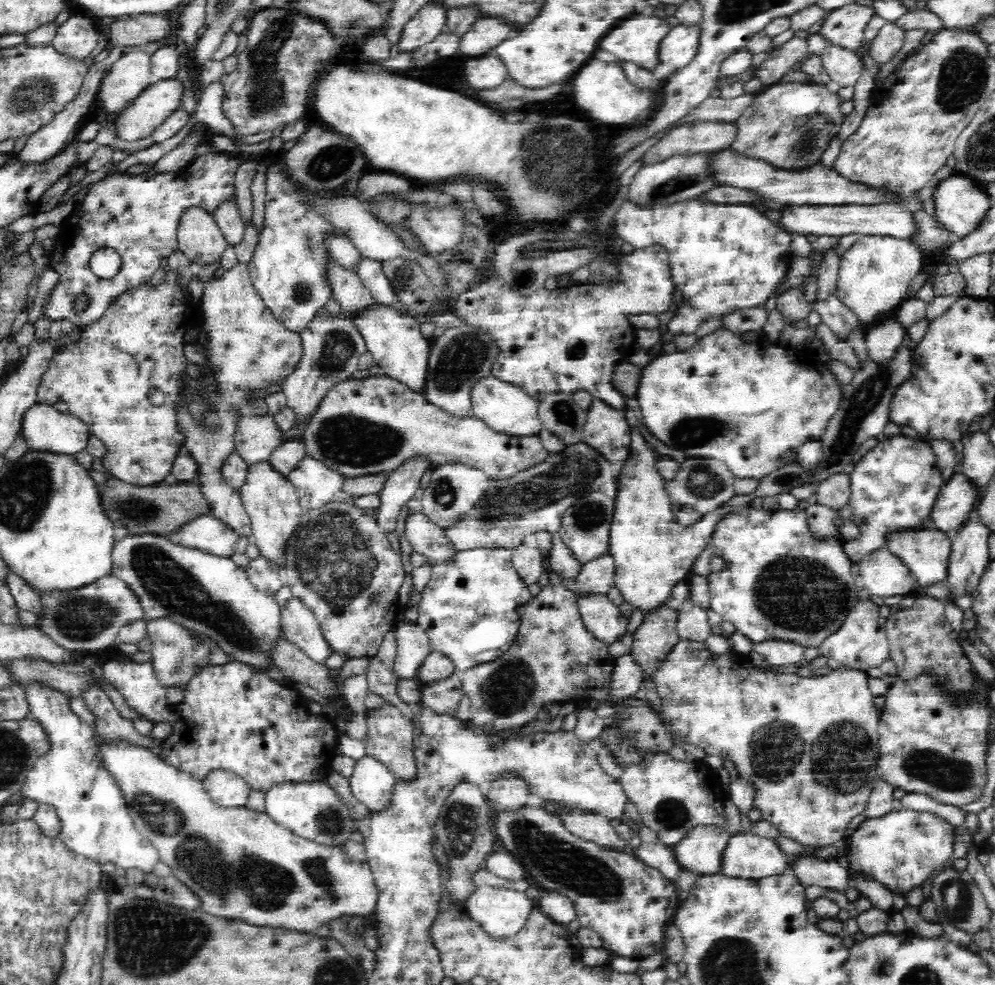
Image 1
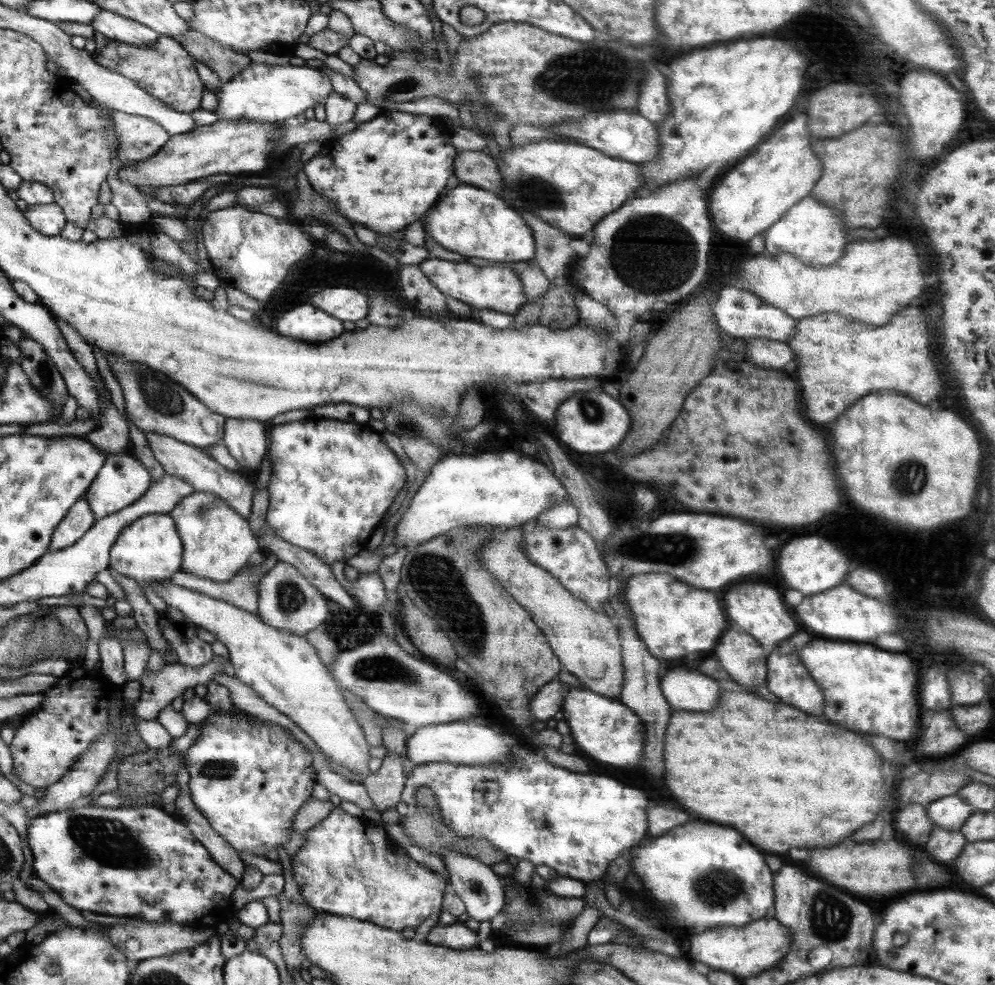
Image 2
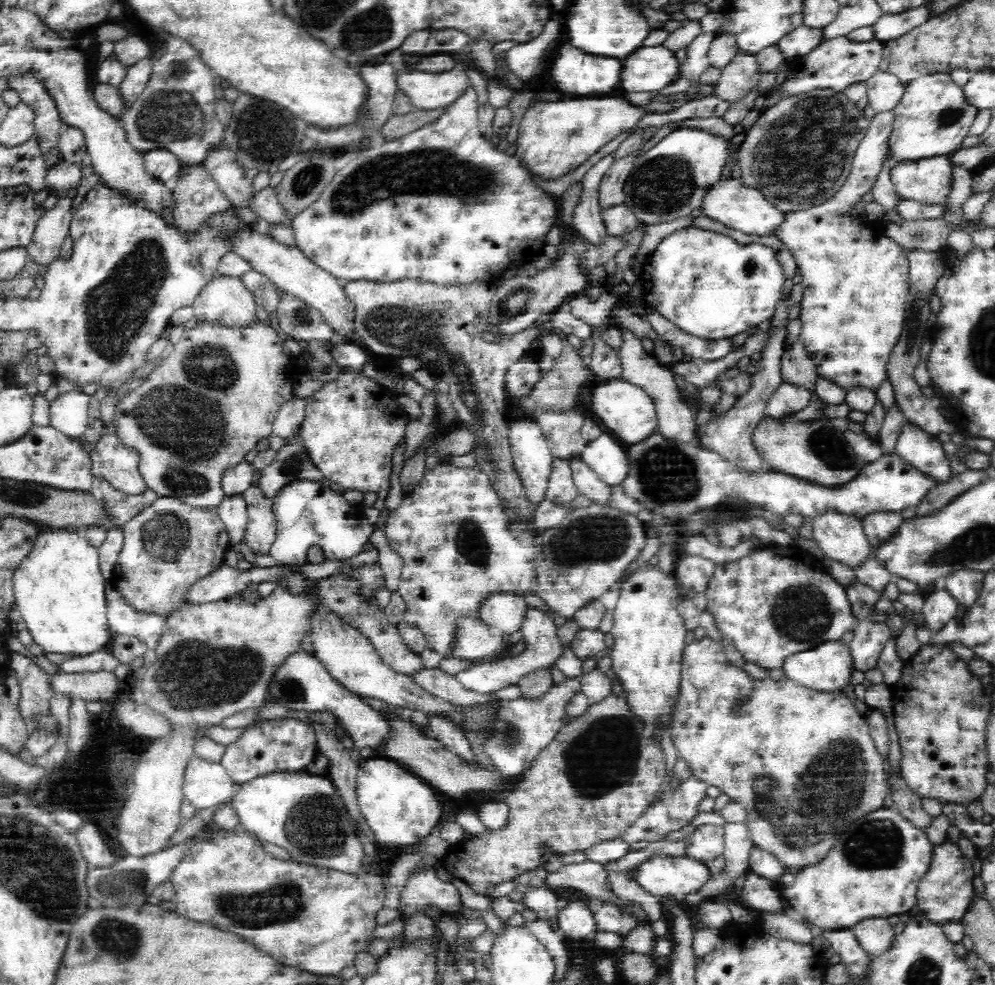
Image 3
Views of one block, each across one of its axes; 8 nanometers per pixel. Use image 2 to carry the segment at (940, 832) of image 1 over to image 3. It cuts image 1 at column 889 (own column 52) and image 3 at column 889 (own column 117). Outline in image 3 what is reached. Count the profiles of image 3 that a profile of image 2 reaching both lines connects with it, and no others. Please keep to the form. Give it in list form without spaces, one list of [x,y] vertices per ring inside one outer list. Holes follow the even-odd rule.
[[[882,807],[856,820],[852,828],[840,834],[830,854],[820,862],[793,872],[782,886],[782,895],[792,909],[802,913],[811,926],[818,928],[852,928],[859,920],[886,919],[889,916],[905,917],[917,903],[916,889],[920,879],[928,872],[935,851],[924,832],[896,808]]]

